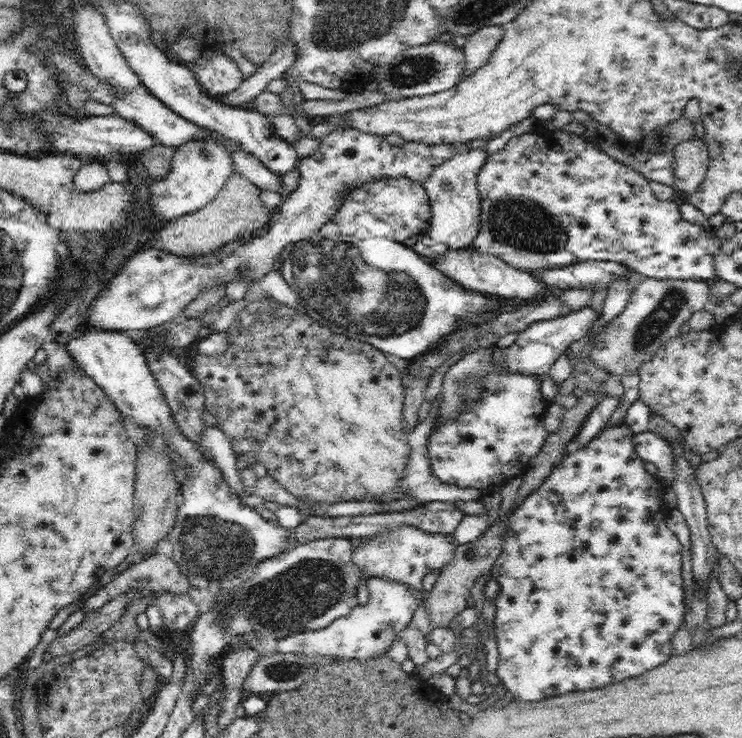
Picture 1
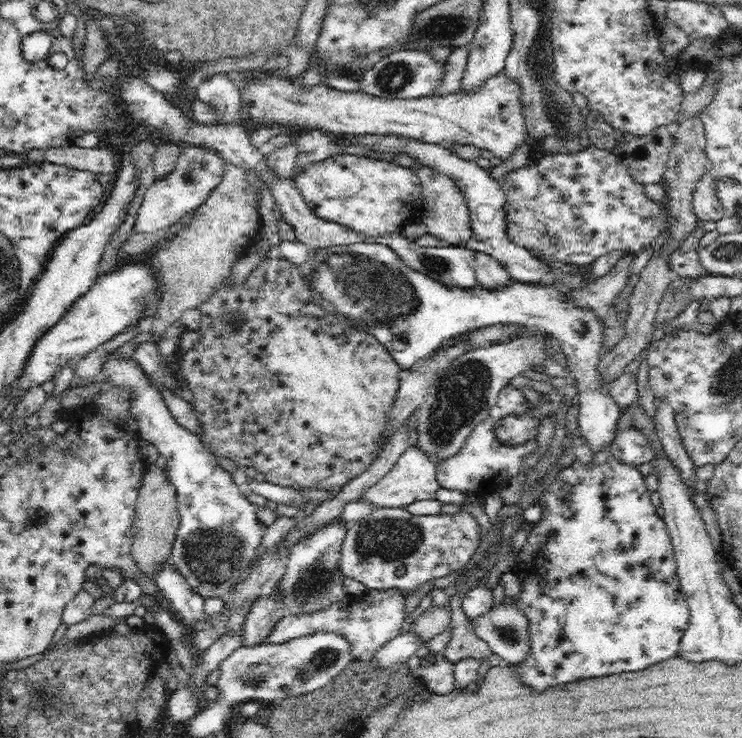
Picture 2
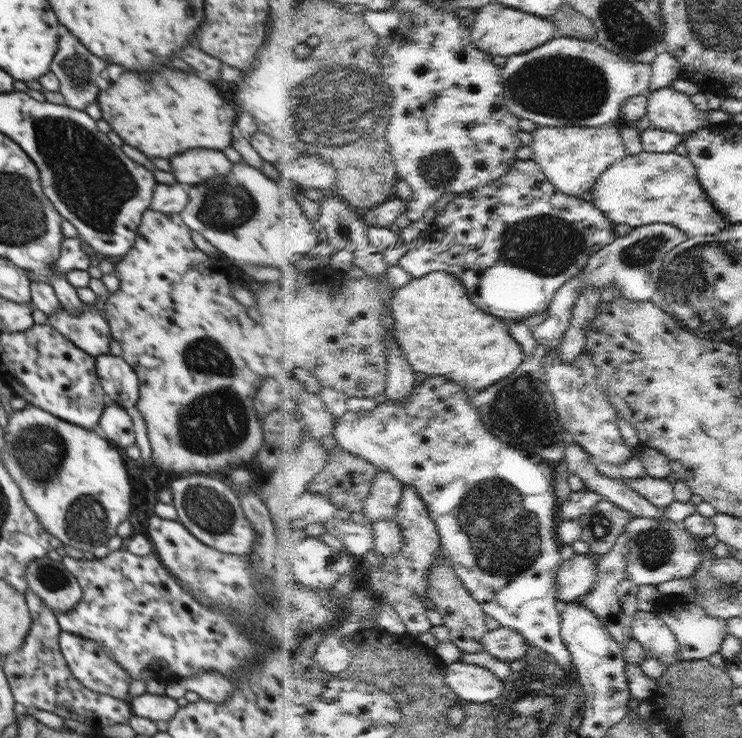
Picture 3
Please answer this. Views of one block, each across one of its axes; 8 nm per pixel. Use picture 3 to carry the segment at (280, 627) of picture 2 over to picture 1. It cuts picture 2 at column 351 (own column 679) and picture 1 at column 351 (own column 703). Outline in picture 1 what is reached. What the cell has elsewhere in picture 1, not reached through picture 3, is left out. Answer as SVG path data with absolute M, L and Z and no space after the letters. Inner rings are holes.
M372 578L367 580L369 590L366 604L356 604L345 615L334 617L325 627L303 630L295 634L286 634L277 640L280 652L302 651L308 653L330 653L339 658L374 660L390 652L392 642L398 632L411 625L413 610L416 606L415 594L403 584L391 580Z

